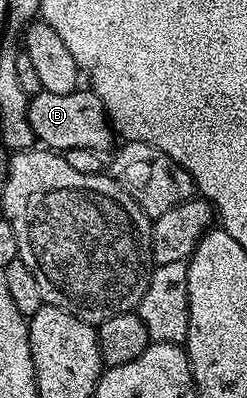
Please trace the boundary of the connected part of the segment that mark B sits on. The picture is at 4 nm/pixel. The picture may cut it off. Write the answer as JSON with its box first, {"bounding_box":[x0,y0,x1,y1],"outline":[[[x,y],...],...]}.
{"bounding_box":[29,89,114,153],"outline":[[[78,89],[71,93],[41,90],[29,100],[29,120],[34,140],[50,151],[64,153],[71,149],[91,149],[105,153],[105,150],[108,152],[114,146],[113,124],[109,122],[109,117],[105,113],[103,101],[99,101],[92,89]]]}

